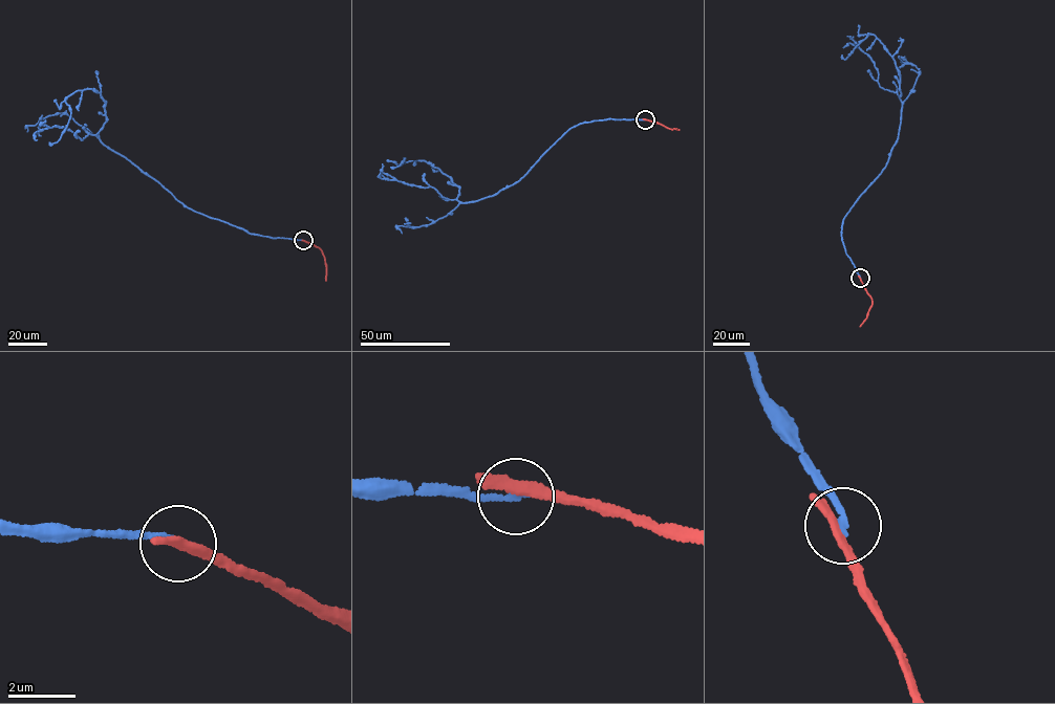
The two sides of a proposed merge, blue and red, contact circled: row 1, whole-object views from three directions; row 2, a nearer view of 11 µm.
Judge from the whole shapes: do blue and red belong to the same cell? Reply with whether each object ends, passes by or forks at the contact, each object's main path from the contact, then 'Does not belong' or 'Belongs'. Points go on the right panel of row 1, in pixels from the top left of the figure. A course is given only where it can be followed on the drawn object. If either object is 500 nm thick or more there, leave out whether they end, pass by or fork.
At the ring blue ends. At the ring red passes by. Course of blue: (860, 278), (845, 252), (842, 222), (884, 168), (902, 104), (899, 70), (874, 35), (844, 59), (841, 54). Course of red: (860, 278), (872, 301), (860, 327). Does not belong

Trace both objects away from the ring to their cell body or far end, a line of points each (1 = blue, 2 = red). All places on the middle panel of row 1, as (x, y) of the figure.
1: (645, 119), (574, 126), (519, 180), (475, 201), (458, 200), (458, 188), (425, 160), (390, 167)
2: (645, 119), (679, 130)

